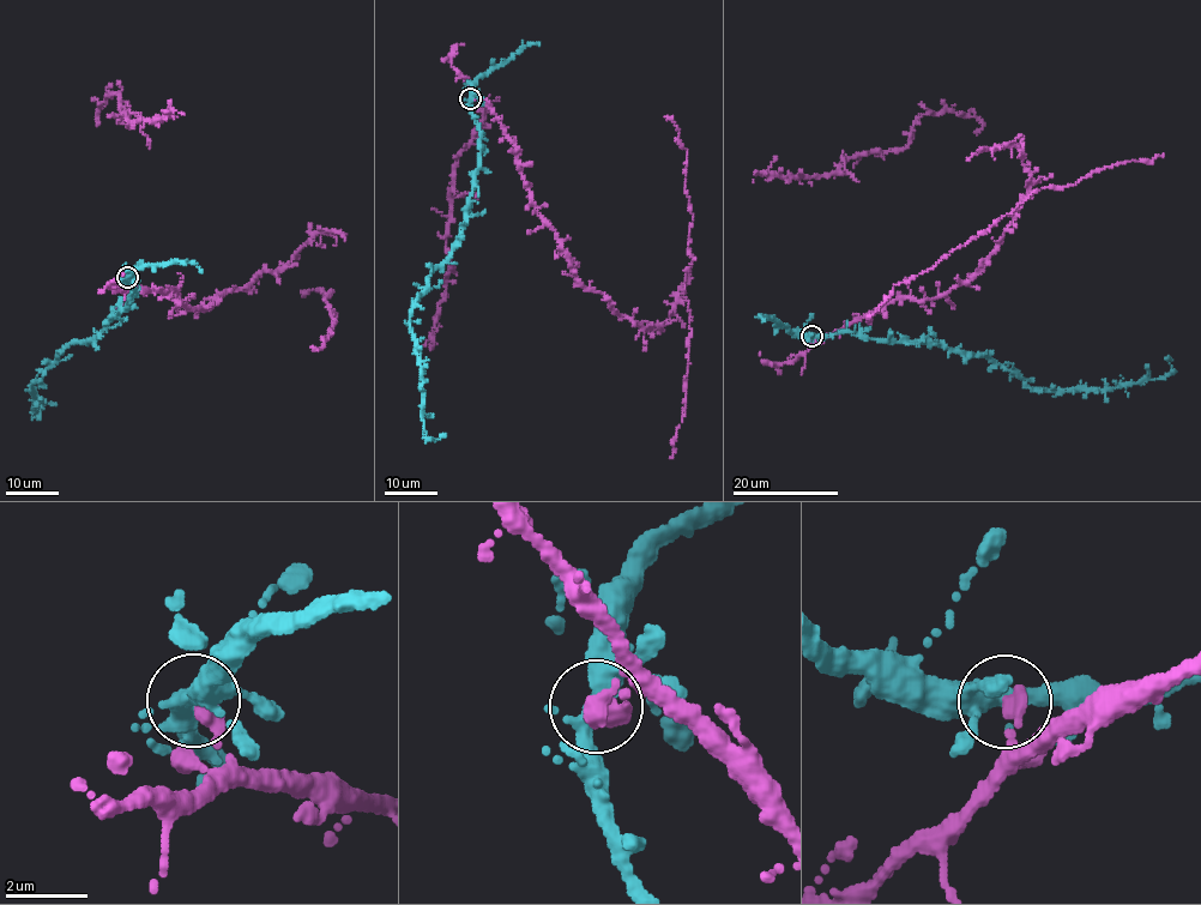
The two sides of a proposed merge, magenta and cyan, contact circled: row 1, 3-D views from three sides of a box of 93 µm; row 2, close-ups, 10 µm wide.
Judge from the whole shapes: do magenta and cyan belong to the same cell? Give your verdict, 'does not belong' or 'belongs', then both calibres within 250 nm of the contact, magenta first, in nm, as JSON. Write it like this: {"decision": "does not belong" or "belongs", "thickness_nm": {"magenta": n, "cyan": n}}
{"decision": "belongs", "thickness_nm": {"magenta": 420, "cyan": 320}}

